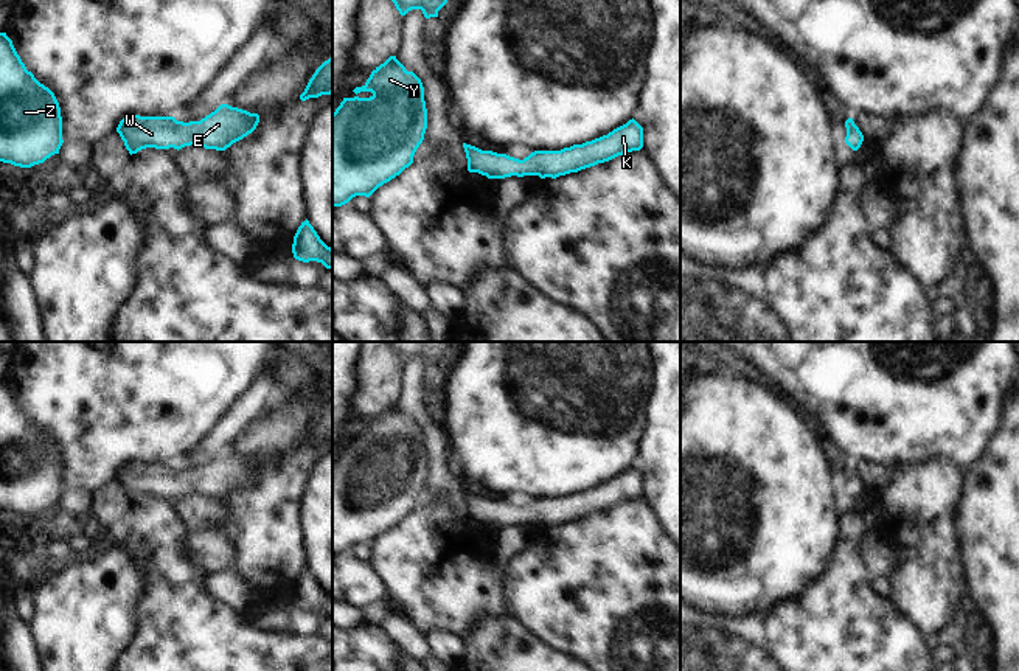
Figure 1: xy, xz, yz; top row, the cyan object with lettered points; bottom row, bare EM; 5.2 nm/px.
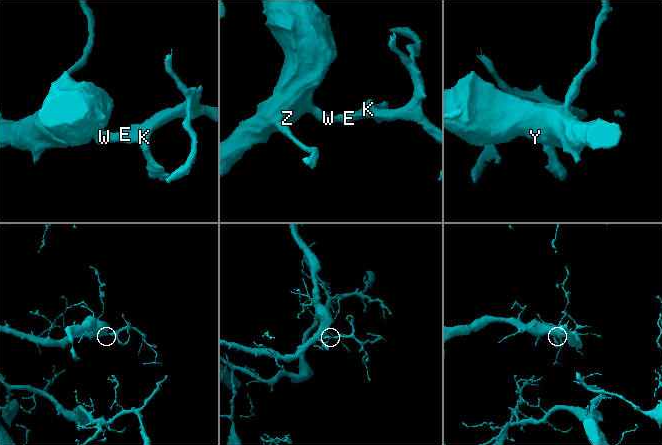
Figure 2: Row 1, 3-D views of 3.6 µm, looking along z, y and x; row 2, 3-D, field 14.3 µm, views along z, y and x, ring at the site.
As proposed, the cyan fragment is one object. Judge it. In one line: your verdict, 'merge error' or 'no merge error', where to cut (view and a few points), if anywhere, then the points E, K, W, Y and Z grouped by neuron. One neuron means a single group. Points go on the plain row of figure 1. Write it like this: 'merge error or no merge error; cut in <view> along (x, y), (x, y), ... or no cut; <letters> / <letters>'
no merge error; no cut; E K W Y Z

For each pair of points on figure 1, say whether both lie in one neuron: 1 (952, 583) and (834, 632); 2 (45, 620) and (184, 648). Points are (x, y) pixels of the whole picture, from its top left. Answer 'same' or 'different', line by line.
1: different
2: different

